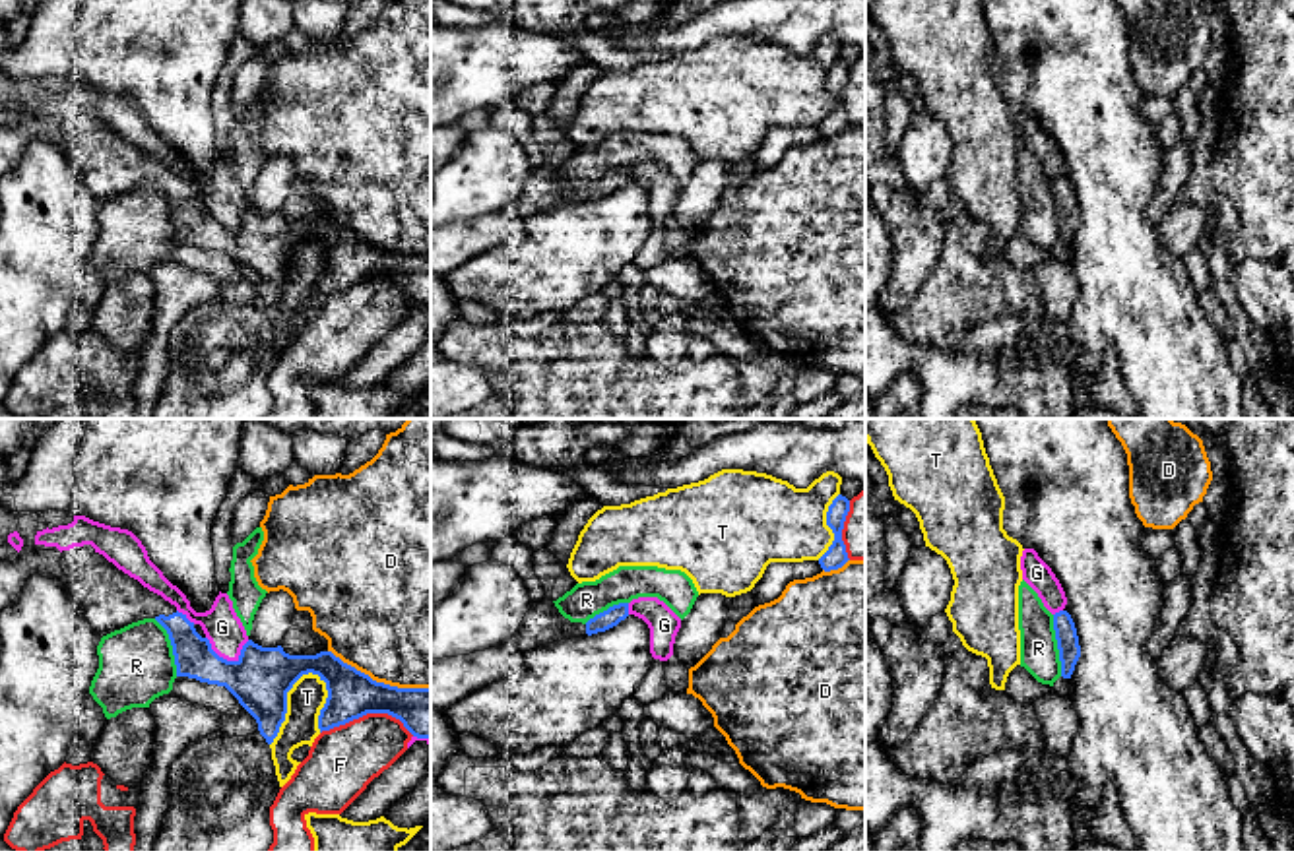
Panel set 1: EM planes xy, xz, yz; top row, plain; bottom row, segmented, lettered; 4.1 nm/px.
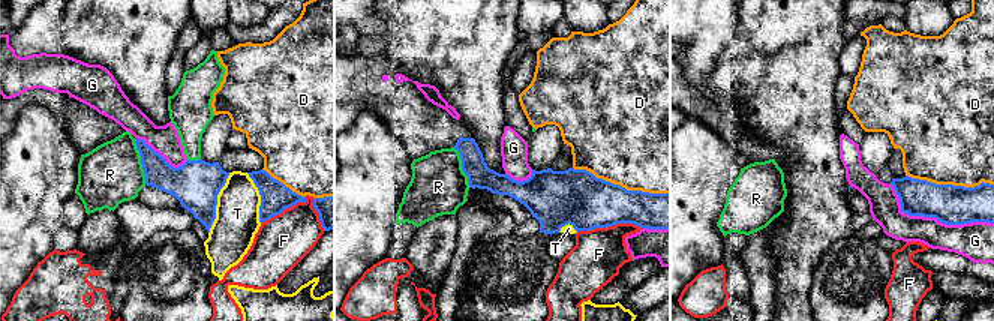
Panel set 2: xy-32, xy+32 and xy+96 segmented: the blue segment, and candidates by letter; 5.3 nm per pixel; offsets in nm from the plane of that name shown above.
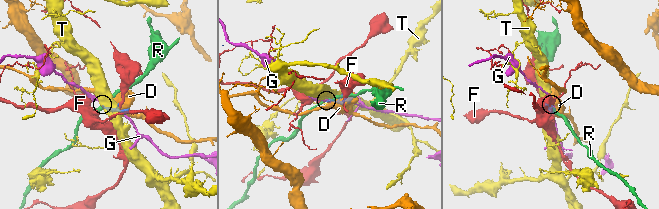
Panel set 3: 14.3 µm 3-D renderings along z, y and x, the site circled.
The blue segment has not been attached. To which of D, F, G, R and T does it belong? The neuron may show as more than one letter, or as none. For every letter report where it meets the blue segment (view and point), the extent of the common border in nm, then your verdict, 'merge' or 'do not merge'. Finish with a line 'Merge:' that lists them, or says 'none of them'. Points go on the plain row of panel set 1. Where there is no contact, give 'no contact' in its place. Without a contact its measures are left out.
D: contact xy (379, 249); length 460 nm; do not merge
F: contact xy (367, 278); length 400 nm; do not merge
G: contact xy (226, 225); length 180 nm; do not merge
R: contact yz (1058, 212); length 260 nm; do not merge
T: contact xy (286, 270); length 360 nm; do not merge
Merge: none of them

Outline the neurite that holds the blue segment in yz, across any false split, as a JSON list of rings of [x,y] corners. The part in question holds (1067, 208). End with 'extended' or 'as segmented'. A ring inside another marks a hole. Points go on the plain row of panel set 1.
[[[1059,176],[1053,180],[1053,196],[1059,215],[1061,242],[1071,244],[1081,223],[1081,211],[1075,188],[1067,176]]]; as segmented

